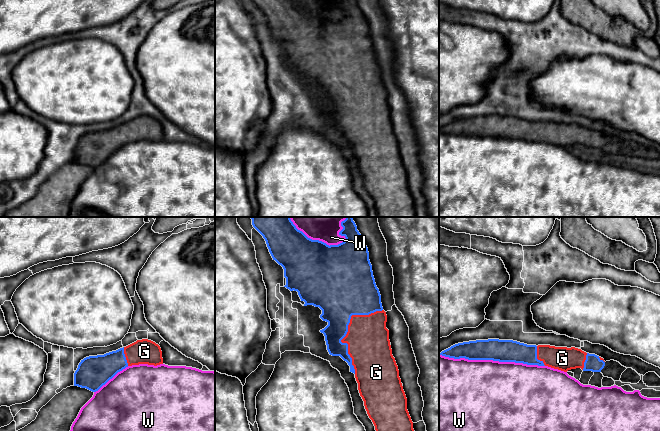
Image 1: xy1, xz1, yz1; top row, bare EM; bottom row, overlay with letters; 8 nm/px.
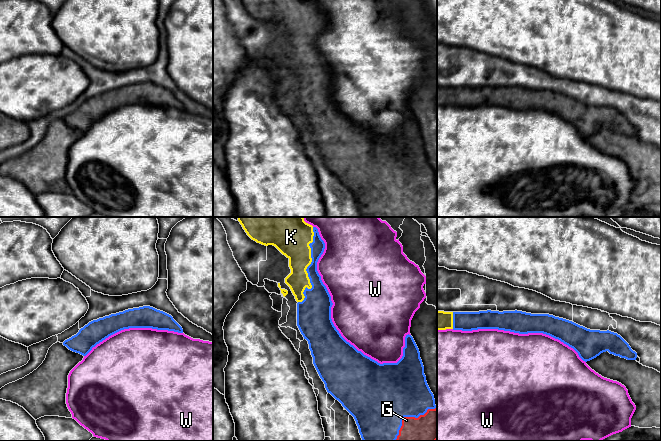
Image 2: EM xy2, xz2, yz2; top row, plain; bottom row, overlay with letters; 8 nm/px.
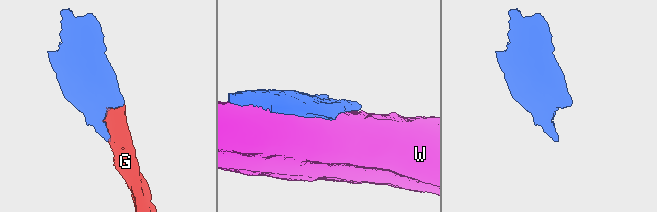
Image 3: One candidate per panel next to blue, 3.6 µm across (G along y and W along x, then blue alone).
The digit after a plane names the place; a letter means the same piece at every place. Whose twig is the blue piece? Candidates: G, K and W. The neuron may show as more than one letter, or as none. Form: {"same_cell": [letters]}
{"same_cell": ["G", "K"]}

